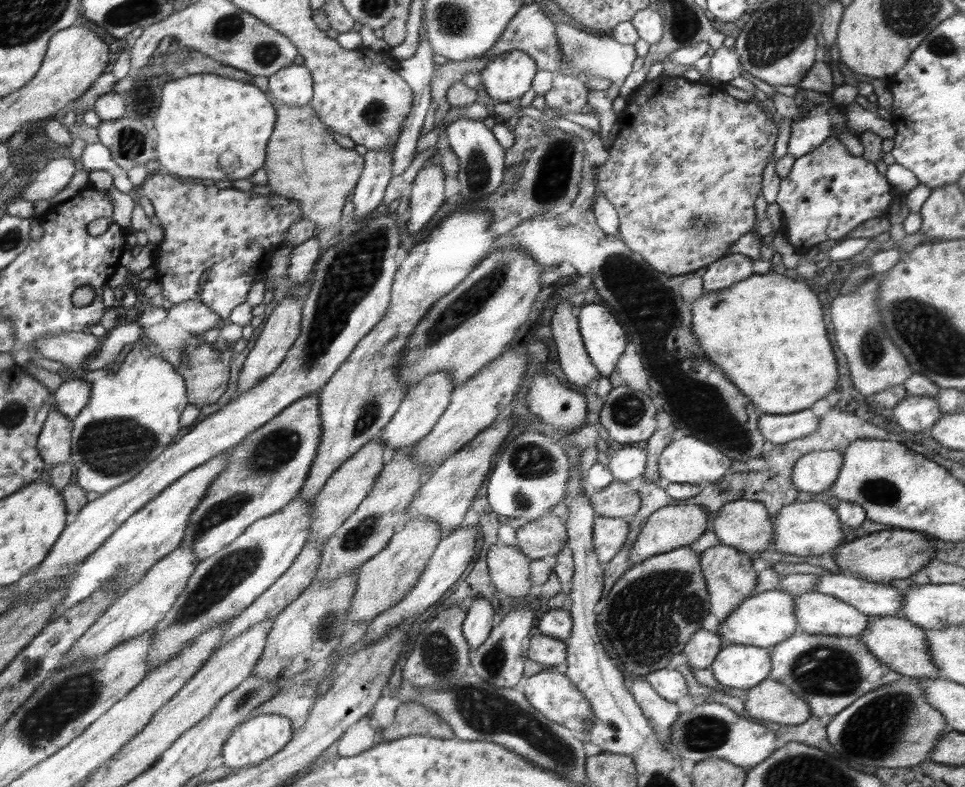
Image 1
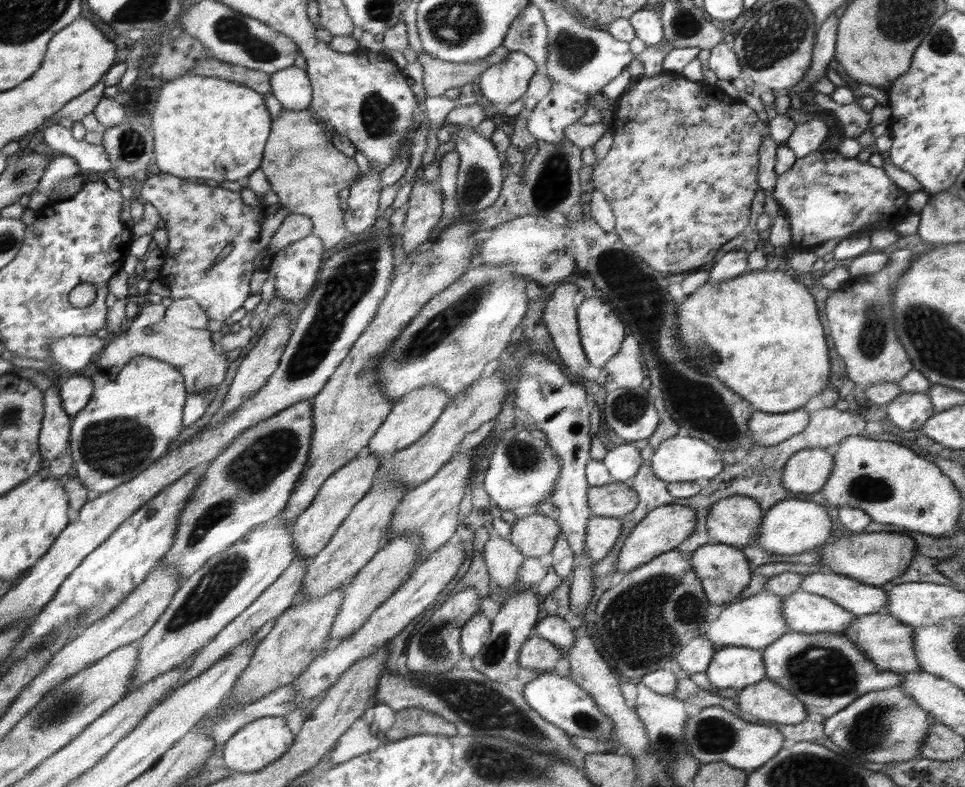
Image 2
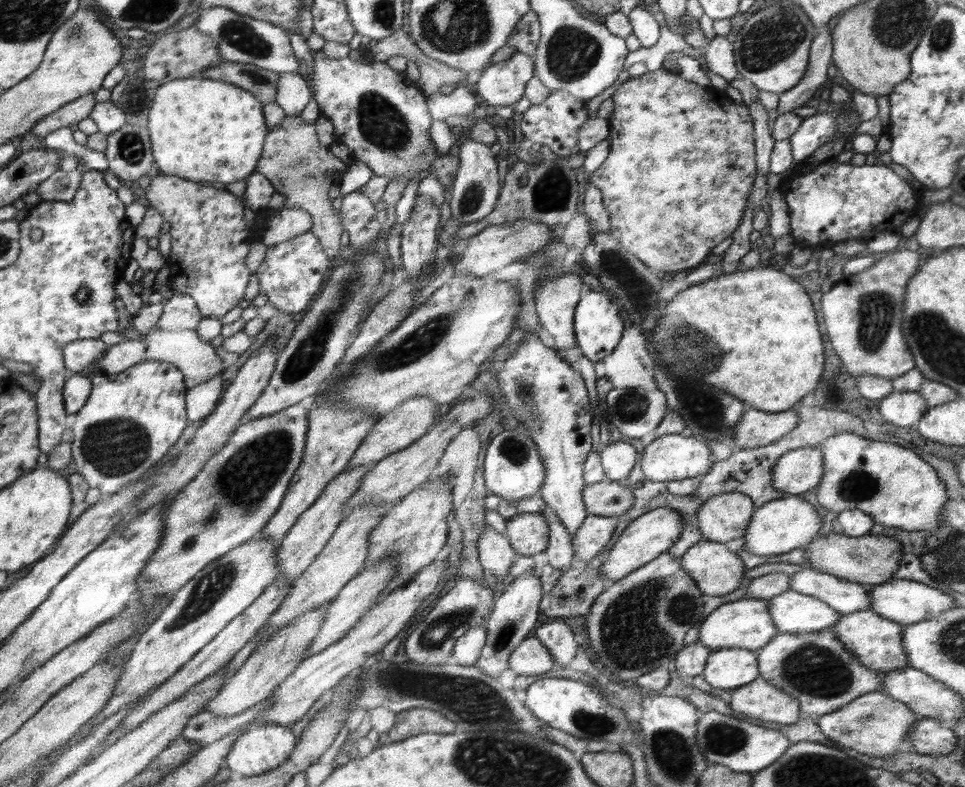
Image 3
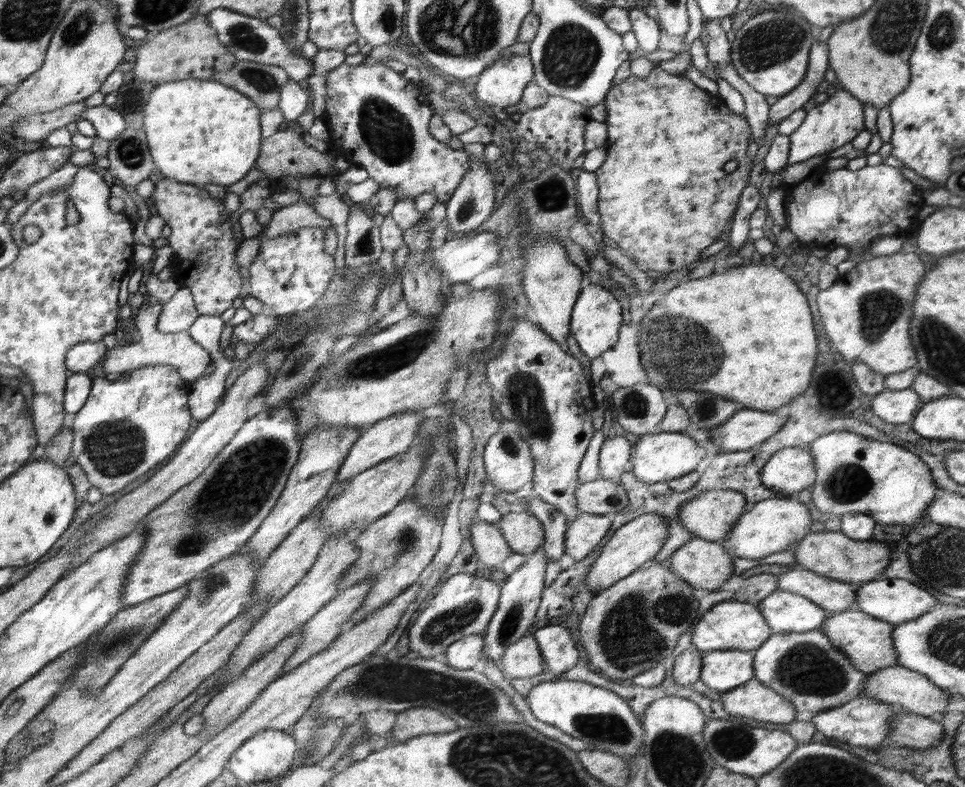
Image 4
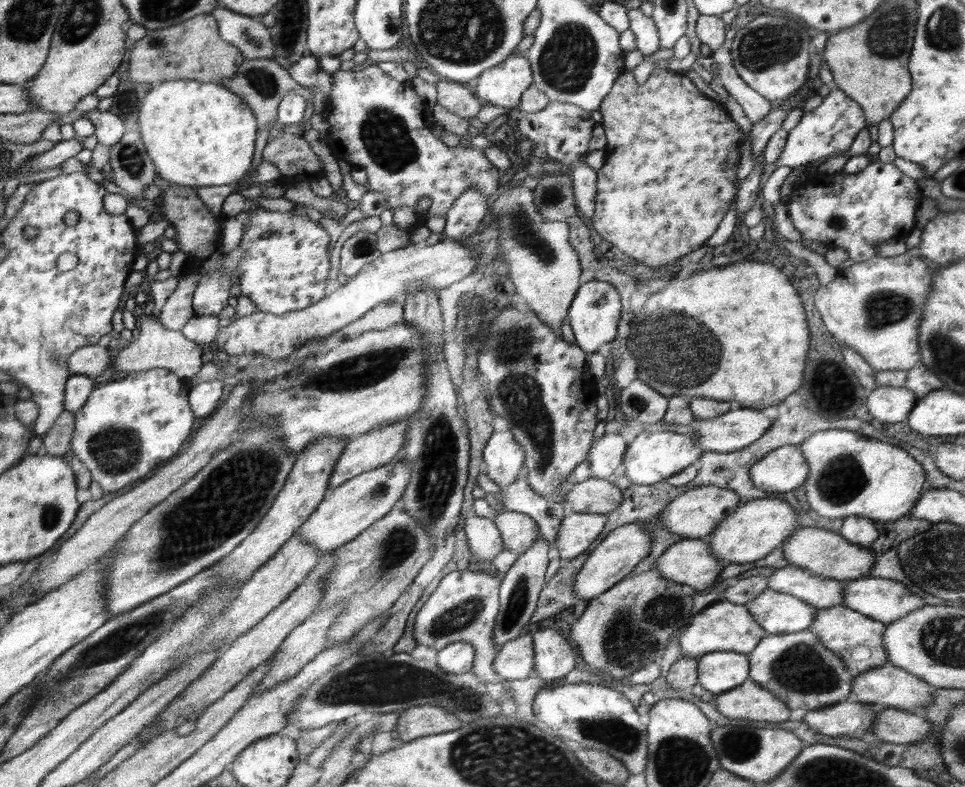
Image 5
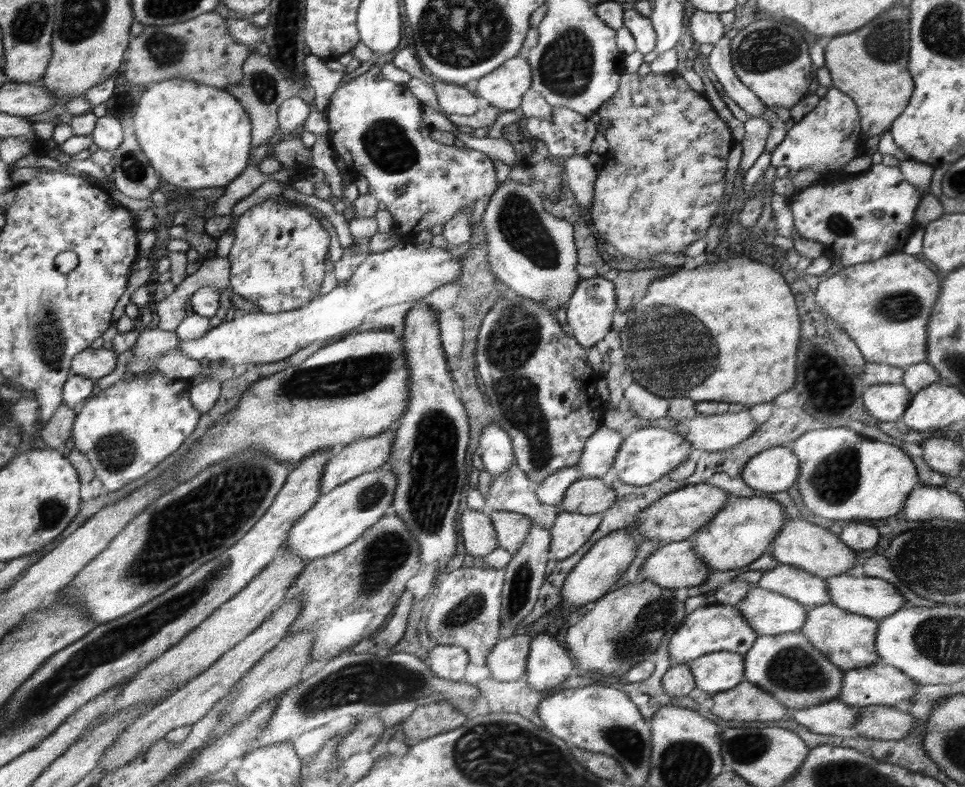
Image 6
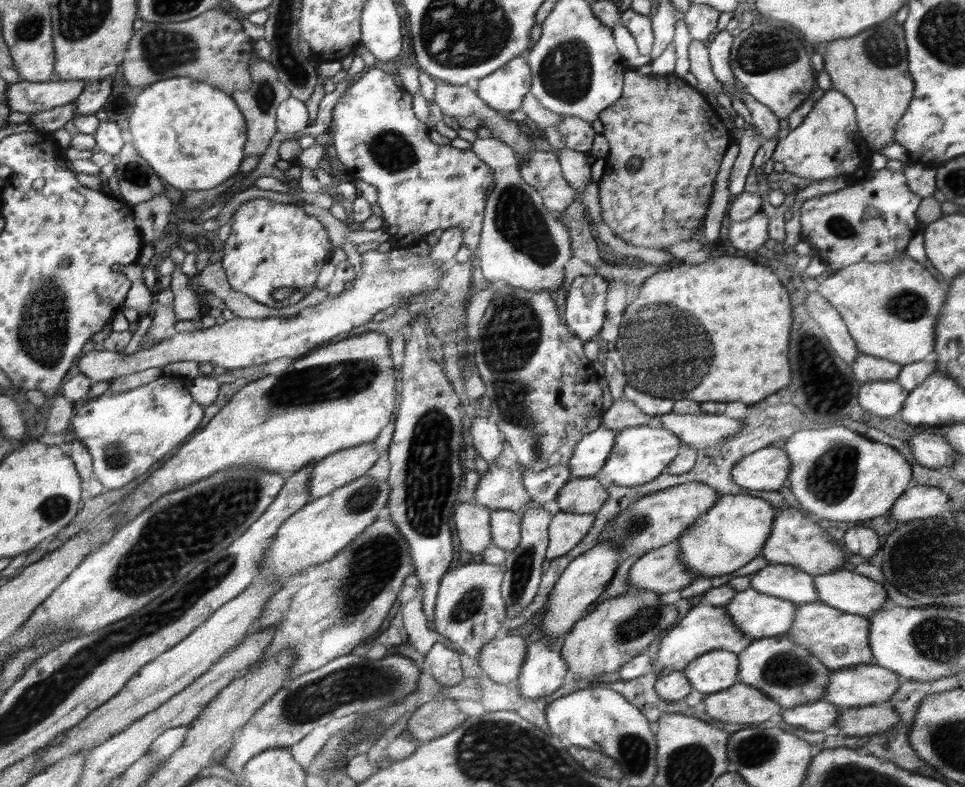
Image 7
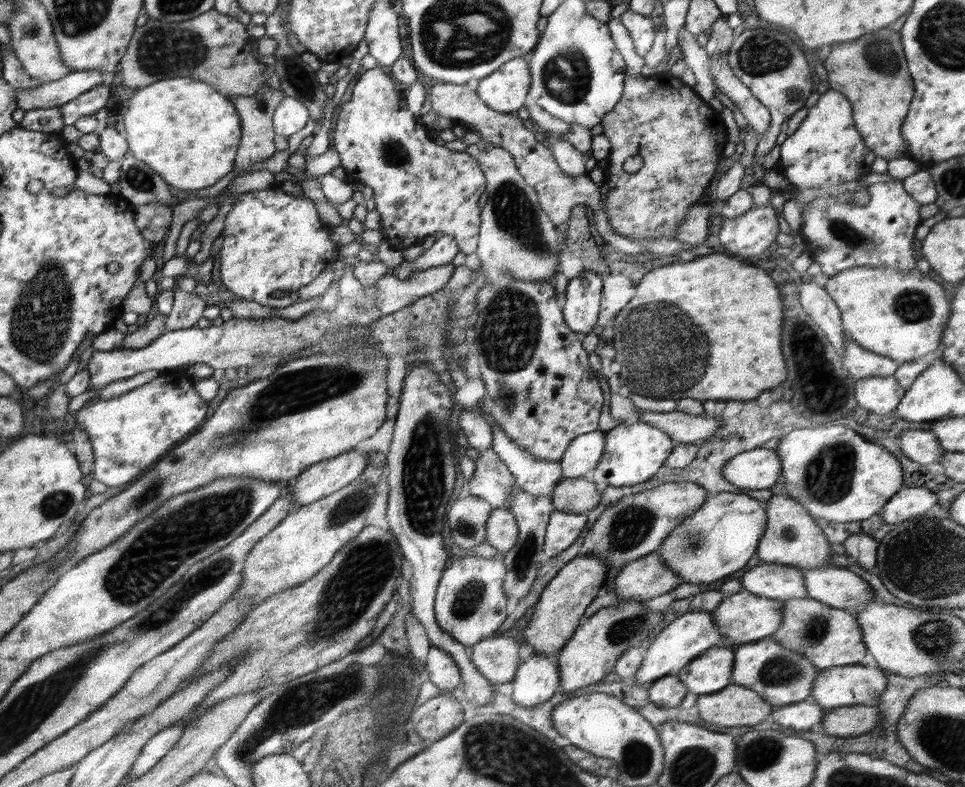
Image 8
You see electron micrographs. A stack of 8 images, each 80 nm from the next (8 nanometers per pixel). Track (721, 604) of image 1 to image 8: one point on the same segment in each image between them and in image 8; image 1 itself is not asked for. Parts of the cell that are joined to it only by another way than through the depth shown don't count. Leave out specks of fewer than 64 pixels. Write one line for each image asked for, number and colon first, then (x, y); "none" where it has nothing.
2: (724, 570)
3: (717, 571)
4: (703, 563)
5: (689, 561)
6: (674, 565)
7: (661, 570)
8: (649, 577)

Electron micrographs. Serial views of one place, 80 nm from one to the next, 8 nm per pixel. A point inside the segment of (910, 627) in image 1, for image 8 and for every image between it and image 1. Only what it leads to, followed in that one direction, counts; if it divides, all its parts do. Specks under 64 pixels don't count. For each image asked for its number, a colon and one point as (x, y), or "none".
2: (888, 643)
3: (876, 641)
4: (867, 641)
5: (858, 640)
6: (848, 639)
7: (839, 639)
8: (830, 637)

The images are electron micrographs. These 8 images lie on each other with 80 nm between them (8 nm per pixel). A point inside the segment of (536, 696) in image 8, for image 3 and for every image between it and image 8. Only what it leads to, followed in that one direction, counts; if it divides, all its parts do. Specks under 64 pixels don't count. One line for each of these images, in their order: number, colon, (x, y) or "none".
3: (559, 639)
4: (558, 650)
5: (554, 657)
6: (548, 664)
7: (543, 671)

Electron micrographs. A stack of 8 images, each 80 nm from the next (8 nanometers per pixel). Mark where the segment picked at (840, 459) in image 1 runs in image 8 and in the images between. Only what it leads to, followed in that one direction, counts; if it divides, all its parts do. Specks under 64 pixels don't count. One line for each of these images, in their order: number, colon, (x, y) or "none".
2: (808, 471)
3: (797, 471)
4: (792, 469)
5: (782, 470)
6: (776, 469)
7: (766, 469)
8: (758, 469)

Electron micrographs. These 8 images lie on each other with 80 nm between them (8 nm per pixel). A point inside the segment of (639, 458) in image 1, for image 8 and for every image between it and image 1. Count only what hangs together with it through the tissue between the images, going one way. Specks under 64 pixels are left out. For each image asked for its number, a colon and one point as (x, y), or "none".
2: (623, 462)
3: (618, 459)
4: (615, 453)
5: (606, 455)
6: (601, 449)
7: (590, 456)
8: (582, 456)

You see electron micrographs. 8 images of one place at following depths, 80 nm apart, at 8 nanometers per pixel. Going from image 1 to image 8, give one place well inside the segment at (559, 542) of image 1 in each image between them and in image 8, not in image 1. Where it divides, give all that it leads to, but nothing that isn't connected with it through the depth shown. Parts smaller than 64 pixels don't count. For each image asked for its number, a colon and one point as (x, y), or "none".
2: (535, 535)
3: (529, 533)
4: (524, 533)
5: (519, 532)
6: (512, 528)
7: (506, 525)
8: (503, 531)

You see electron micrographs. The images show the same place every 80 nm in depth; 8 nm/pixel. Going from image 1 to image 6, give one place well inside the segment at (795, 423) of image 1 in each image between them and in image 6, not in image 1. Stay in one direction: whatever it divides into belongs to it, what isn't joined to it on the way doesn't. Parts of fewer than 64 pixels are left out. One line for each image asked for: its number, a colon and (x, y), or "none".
2: (768, 429)
3: (756, 428)
4: (749, 427)
5: (739, 428)
6: (709, 433)

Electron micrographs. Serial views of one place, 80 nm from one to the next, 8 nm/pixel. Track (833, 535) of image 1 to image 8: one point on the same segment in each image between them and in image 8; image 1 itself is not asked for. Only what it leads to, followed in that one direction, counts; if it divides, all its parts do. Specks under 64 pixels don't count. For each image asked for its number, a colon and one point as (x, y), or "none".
2: (793, 526)
3: (777, 527)
4: (775, 524)
5: (758, 526)
6: (739, 535)
7: (734, 531)
8: (721, 537)

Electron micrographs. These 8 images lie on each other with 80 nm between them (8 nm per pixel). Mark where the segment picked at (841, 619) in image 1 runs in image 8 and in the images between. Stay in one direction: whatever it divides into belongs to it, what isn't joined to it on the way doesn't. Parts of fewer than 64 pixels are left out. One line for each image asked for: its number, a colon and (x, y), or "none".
2: (806, 612)
3: (794, 612)
4: (785, 611)
5: (777, 612)
6: (770, 613)
7: (758, 615)
8: (743, 617)

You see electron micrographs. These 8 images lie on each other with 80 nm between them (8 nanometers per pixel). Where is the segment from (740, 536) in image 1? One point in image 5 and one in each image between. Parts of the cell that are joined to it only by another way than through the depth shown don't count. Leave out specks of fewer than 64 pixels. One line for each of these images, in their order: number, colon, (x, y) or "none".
2: (736, 520)
3: (724, 517)
4: (711, 515)
5: (695, 514)

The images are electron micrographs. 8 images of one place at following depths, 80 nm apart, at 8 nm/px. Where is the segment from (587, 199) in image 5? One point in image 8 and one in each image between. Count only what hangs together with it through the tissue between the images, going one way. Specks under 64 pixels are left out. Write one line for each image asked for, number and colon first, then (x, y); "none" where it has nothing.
6: (578, 172)
7: (575, 168)
8: (571, 161)

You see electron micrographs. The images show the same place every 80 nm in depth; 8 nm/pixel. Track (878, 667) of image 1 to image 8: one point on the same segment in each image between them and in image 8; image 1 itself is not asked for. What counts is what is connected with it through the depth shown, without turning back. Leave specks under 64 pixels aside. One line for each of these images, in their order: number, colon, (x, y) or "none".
2: (827, 671)
3: (816, 668)
4: (806, 668)
5: (796, 666)
6: (788, 666)
7: (788, 673)
8: (781, 676)

